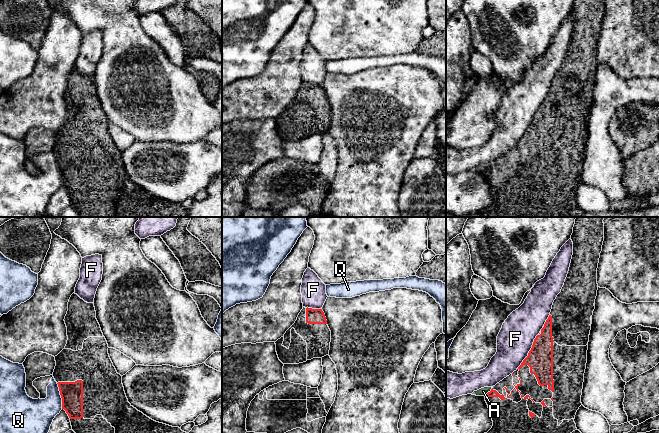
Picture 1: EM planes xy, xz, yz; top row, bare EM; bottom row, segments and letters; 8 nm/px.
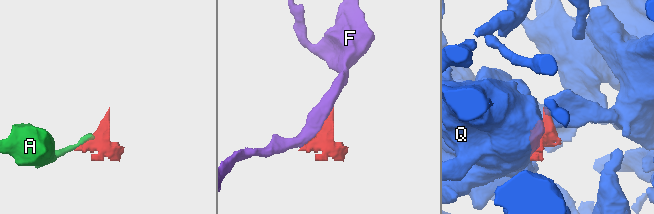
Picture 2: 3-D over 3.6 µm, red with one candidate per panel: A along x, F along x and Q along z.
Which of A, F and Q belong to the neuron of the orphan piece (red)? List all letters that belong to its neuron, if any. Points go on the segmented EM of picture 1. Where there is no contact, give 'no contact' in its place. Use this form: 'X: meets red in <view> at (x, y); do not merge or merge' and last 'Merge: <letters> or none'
A: meets red in yz at (488, 392); do not merge
F: meets red in yz at (529, 351); do not merge
Q: meets red in xy at (61, 396); do not merge
Merge: none

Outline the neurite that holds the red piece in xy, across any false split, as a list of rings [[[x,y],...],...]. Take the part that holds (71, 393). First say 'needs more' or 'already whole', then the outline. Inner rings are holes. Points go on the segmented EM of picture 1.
needs more | [[[82,380],[57,384],[62,398],[62,409],[68,414],[75,433],[115,433],[115,428],[102,415],[96,415],[94,419],[83,418]]]

